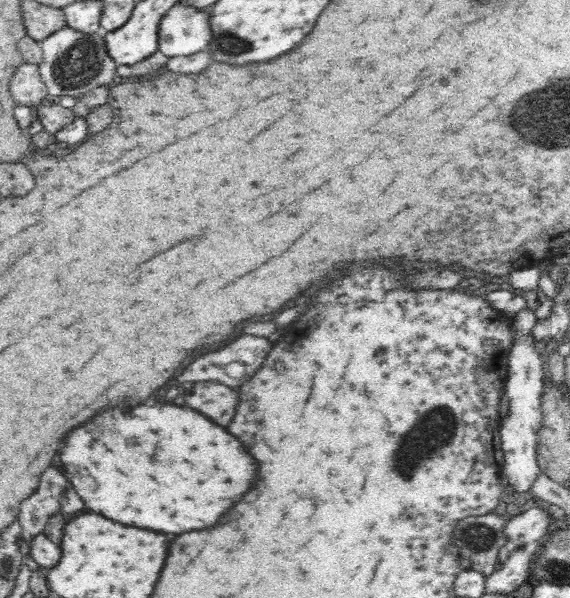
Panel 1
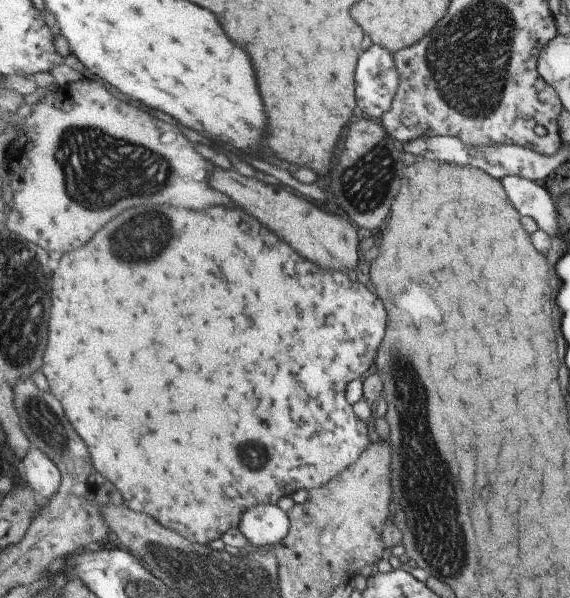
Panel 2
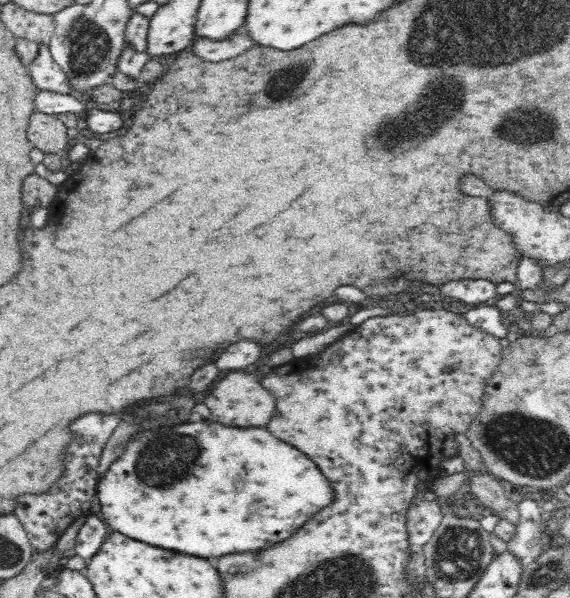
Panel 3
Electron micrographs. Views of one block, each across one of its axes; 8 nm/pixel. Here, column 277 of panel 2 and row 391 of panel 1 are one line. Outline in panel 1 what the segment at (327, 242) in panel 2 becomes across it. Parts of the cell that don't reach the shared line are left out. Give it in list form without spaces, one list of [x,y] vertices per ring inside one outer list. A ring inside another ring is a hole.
[[[194,384],[192,390],[184,394],[184,398],[186,406],[202,412],[220,426],[228,426],[228,420],[232,420],[232,412],[236,412],[236,392],[224,384]]]

